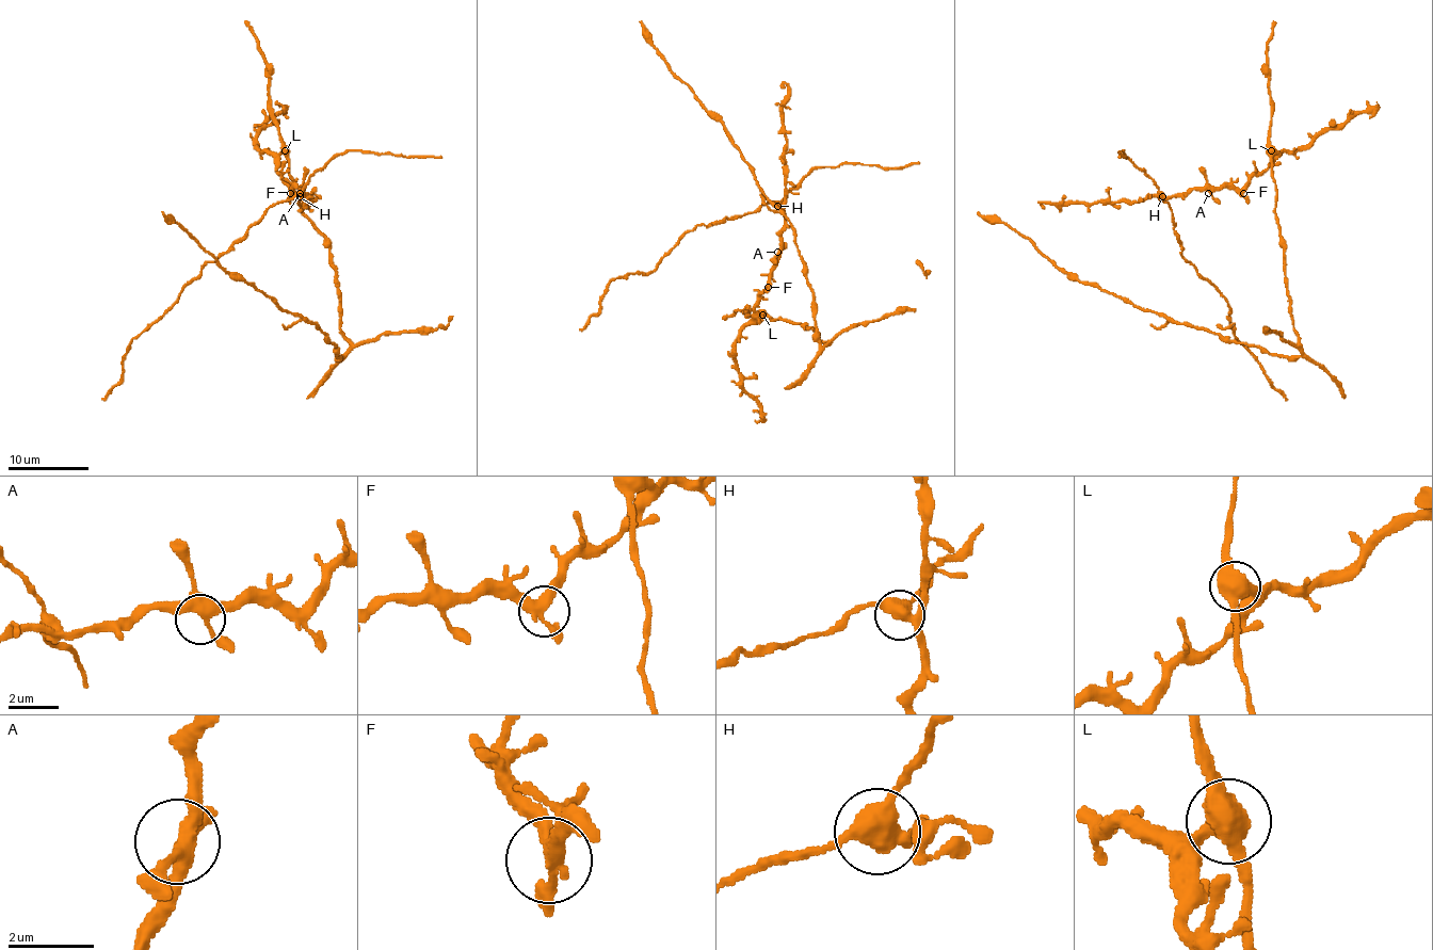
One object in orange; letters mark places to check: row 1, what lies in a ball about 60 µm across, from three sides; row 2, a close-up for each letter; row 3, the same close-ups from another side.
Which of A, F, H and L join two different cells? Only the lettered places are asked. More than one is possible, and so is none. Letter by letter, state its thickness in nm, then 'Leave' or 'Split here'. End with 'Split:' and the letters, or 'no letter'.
A: Thickness 360 nm. Leave
F: Thickness 320 nm. Leave
H: Thickness 440 nm. Split here
L: Thickness 550 nm. Split here
Split: H, L

